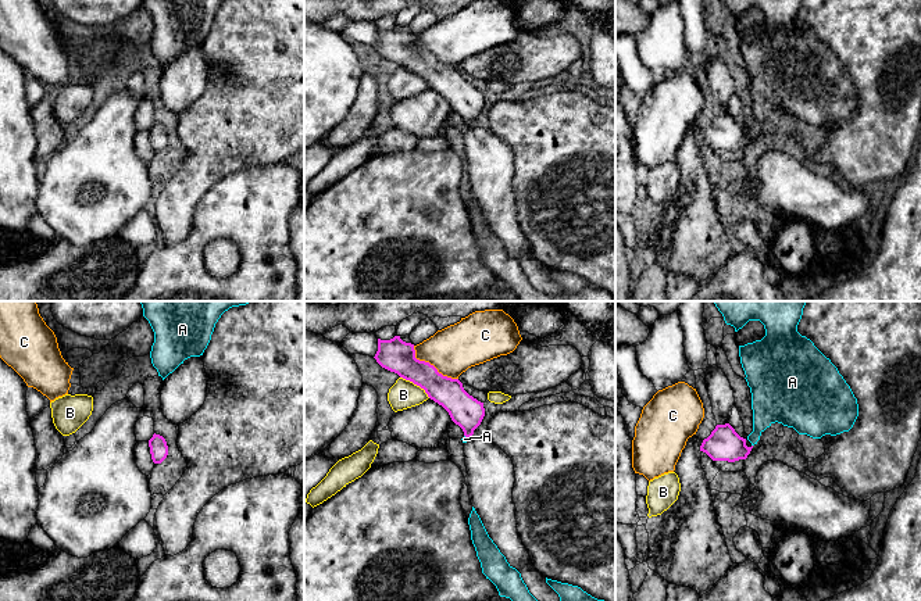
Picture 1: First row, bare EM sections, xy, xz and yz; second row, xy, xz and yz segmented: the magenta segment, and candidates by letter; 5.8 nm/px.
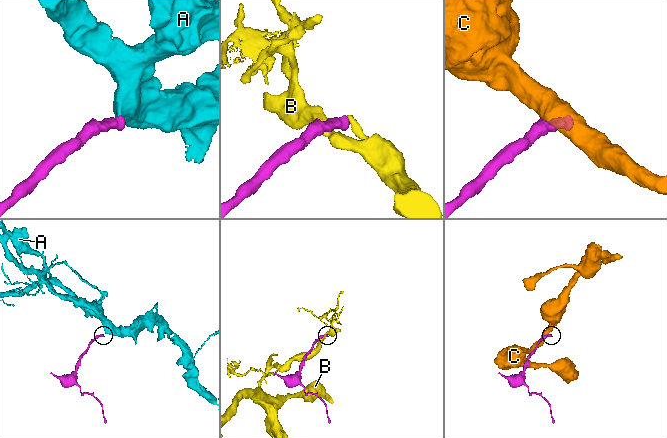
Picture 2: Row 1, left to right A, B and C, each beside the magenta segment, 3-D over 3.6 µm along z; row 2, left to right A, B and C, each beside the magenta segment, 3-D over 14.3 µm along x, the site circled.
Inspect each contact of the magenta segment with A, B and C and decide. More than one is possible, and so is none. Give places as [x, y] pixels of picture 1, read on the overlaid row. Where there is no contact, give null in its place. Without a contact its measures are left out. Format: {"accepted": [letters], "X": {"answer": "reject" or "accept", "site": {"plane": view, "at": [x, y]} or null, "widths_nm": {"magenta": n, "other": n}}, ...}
{"accepted": [], "A": {"answer": "reject", "site": {"plane": "xz", "at": [467, 436]}, "widths_nm": {"magenta": 190, "other": 40}}, "B": {"answer": "reject", "site": {"plane": "xz", "at": [416, 383]}, "widths_nm": {"magenta": 190, "other": 170}}, "C": {"answer": "reject", "site": {"plane": "xz", "at": [429, 364]}, "widths_nm": {"magenta": 190, "other": 280}}}

